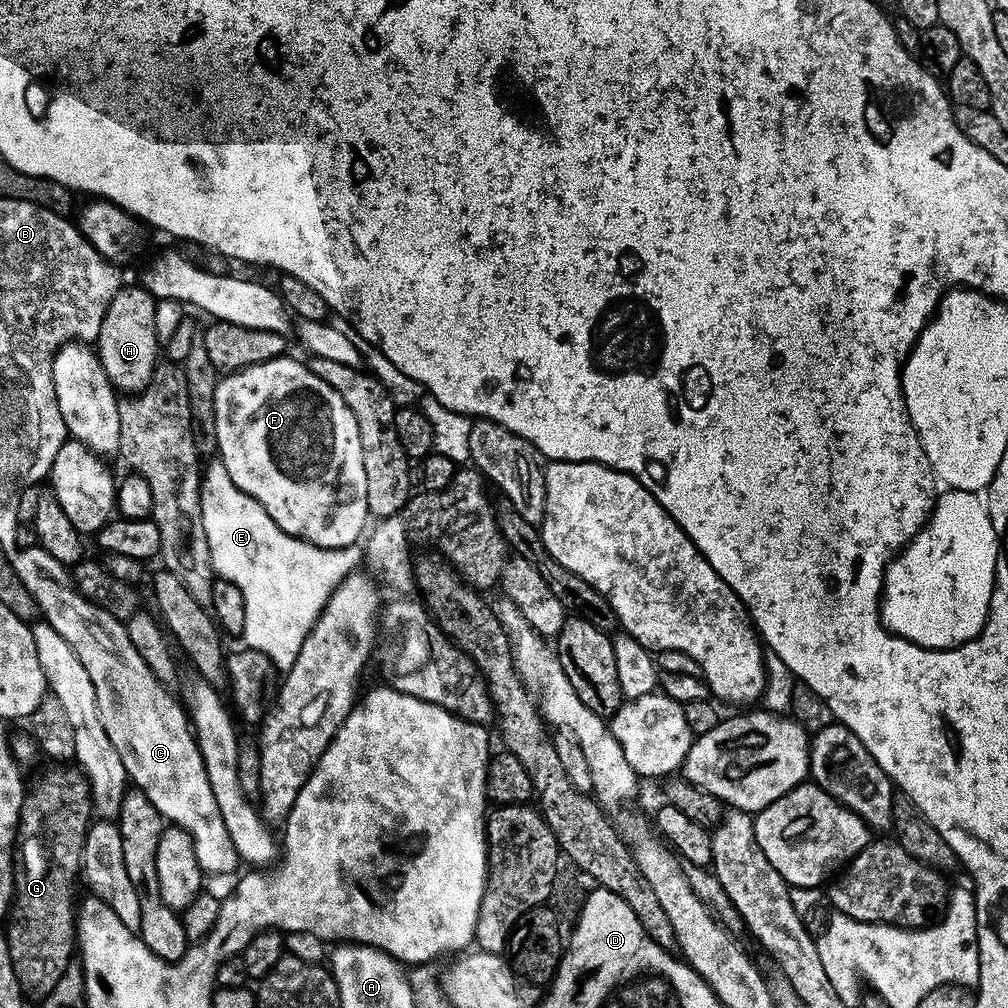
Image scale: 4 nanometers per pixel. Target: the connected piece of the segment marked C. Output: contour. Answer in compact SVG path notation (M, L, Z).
M37 546L16 552L16 565L12 568L22 586L32 595L43 623L54 626L54 630L58 630L58 634L62 634L62 638L70 642L74 654L82 658L82 666L86 666L86 674L90 674L90 682L94 682L100 721L110 742L114 742L114 750L118 750L122 758L122 766L126 766L129 781L144 791L146 798L150 798L150 802L160 811L165 821L189 832L201 872L224 876L236 867L241 867L241 858L234 850L234 842L230 842L230 834L226 830L226 822L222 822L218 802L214 802L210 778L206 778L206 766L196 745L190 718L181 705L180 708L176 705L175 698L168 693L171 691L153 674L150 666L142 662L138 650L134 650L130 642L127 627L121 621L115 620L106 610L90 603L77 588L69 565L46 554L44 548Z

